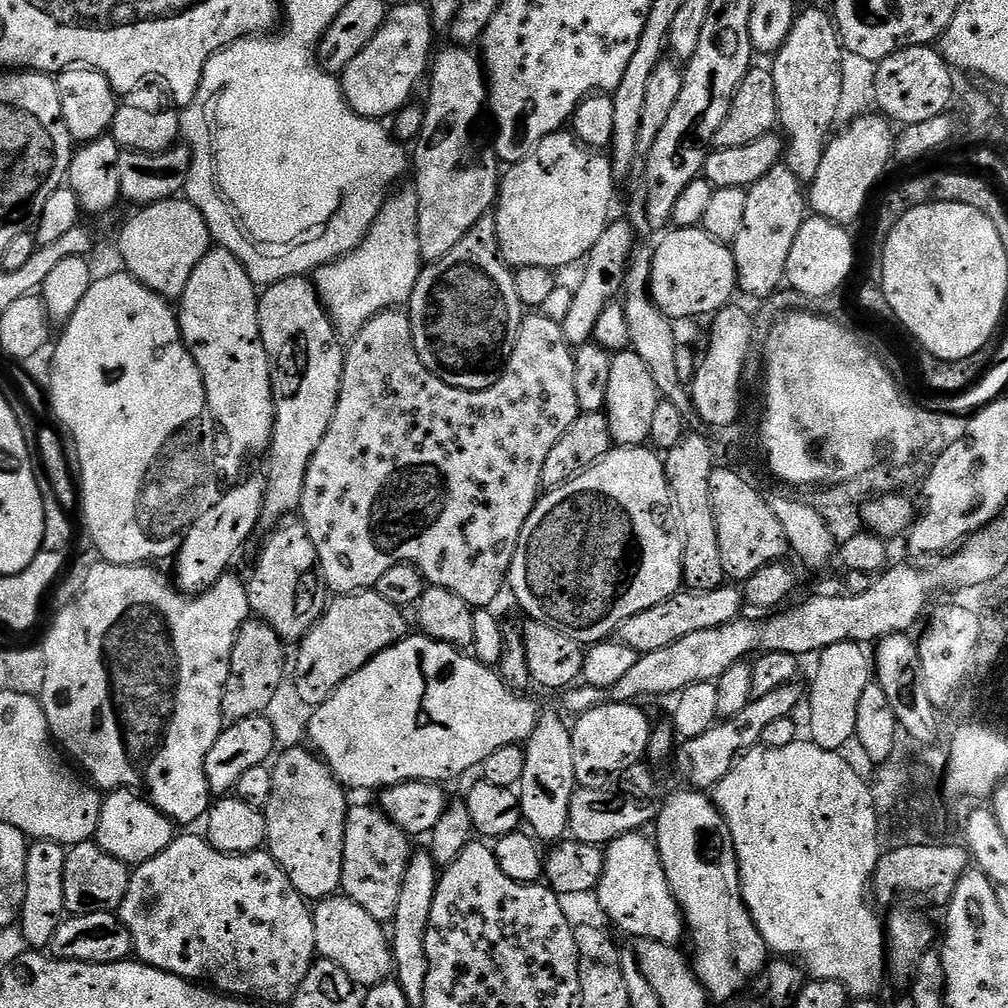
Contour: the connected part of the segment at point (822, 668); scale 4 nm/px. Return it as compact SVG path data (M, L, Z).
M847 640L835 644L819 653L816 677L812 680L812 693L807 693L808 728L812 731L811 743L831 752L840 752L843 744L848 744L856 736L858 722L858 702L862 694L873 683L874 664L863 647Z

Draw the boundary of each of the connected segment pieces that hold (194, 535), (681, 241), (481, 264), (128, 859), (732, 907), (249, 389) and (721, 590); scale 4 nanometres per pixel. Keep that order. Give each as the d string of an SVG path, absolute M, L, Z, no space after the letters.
M252 476L212 503L209 509L198 517L191 528L184 532L180 540L180 551L174 557L176 563L175 583L181 592L195 594L212 585L215 580L229 571L232 559L240 552L240 547L252 536L255 528L261 527L260 511L264 501L265 477Z
M703 227L671 229L672 233L661 242L655 245L652 253L652 282L650 291L652 301L666 314L673 322L679 320L692 320L695 316L711 317L720 312L723 308L733 303L732 295L737 295L738 285L736 283L736 263L731 247L723 240L716 240Z
M489 214L474 222L466 238L462 238L450 254L421 267L406 311L412 319L414 350L418 350L418 358L422 358L426 370L442 378L442 382L467 392L486 390L496 381L512 352L526 309L518 298L518 289L514 287L513 269L501 259L495 215Z
M117 788L104 796L94 843L122 863L135 866L162 854L162 850L166 850L166 846L170 846L177 835L177 825L169 816L162 814L162 810L155 808L151 800L139 791Z
M700 790L684 791L688 792L676 792L673 796L663 797L660 813L654 821L654 843L660 855L662 870L666 870L666 882L670 882L672 896L680 903L687 935L690 940L692 936L692 944L696 947L696 957L693 955L690 960L695 974L713 1001L728 1000L763 973L770 953L742 896L740 867L736 861L730 826L711 795Z
M219 246L209 248L202 262L194 266L194 274L190 274L190 282L186 282L186 290L178 301L180 336L204 379L202 396L206 401L207 411L210 414L212 411L211 419L220 428L224 427L228 448L236 460L256 456L259 452L260 455L267 453L276 417L272 401L272 368L268 365L268 355L260 337L259 305L257 285L253 284L242 262L238 262L233 252Z
M736 586L681 590L666 598L666 602L658 602L658 606L650 606L650 610L638 610L638 614L626 618L626 622L622 622L618 629L618 640L639 655L654 654L654 650L662 650L678 642L678 638L694 634L694 630L712 630L714 626L726 626L726 622L741 619L740 607L745 607L745 604L744 593Z

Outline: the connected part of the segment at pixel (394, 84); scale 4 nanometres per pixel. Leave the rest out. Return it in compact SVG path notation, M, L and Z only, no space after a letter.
M427 3L400 4L388 13L388 19L370 38L366 50L354 58L339 73L340 88L344 91L344 100L351 111L359 116L381 122L395 117L401 108L413 99L412 91L416 83L425 79L430 68L430 61L434 56L432 48L432 16L428 12Z

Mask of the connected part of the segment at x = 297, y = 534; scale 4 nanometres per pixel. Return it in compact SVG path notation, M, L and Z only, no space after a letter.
M292 522L281 523L269 531L272 533L265 538L264 545L260 548L260 557L256 560L256 569L253 570L252 577L247 577L246 583L248 585L248 601L253 613L269 624L280 635L281 640L299 642L316 625L318 618L324 613L330 599L330 592L325 585L324 577L320 574L318 550L314 550L314 542L310 542L307 526L303 522L288 523Z

